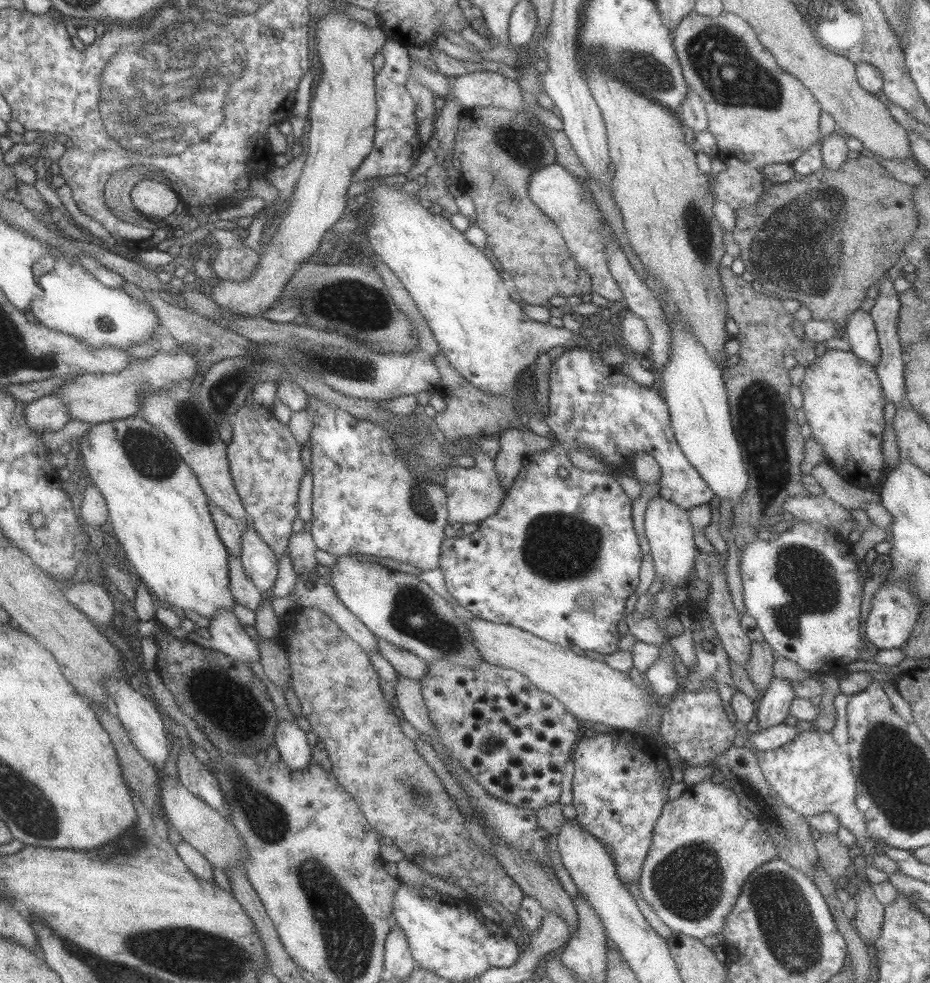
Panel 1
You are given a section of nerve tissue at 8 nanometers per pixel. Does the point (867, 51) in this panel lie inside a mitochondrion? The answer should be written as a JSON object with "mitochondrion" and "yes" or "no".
{"mitochondrion":"no"}

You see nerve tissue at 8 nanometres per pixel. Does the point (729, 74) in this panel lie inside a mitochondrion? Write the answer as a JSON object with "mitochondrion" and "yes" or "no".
{"mitochondrion":"yes"}

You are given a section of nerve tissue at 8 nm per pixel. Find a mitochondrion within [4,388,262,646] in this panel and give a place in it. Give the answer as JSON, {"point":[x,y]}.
{"point":[152,458]}

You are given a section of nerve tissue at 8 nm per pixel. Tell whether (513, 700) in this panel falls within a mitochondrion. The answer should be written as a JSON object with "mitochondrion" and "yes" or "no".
{"mitochondrion":"no"}

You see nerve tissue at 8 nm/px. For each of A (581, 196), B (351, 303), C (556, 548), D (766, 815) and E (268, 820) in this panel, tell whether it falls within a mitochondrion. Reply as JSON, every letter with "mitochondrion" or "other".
{"A":"other","B":"mitochondrion","C":"mitochondrion","D":"mitochondrion","E":"mitochondrion"}

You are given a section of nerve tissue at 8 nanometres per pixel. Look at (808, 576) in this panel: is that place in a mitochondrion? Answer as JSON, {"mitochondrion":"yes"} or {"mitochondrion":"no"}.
{"mitochondrion":"yes"}

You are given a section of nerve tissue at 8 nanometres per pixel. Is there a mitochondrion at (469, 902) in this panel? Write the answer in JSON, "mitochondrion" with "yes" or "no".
{"mitochondrion":"no"}

